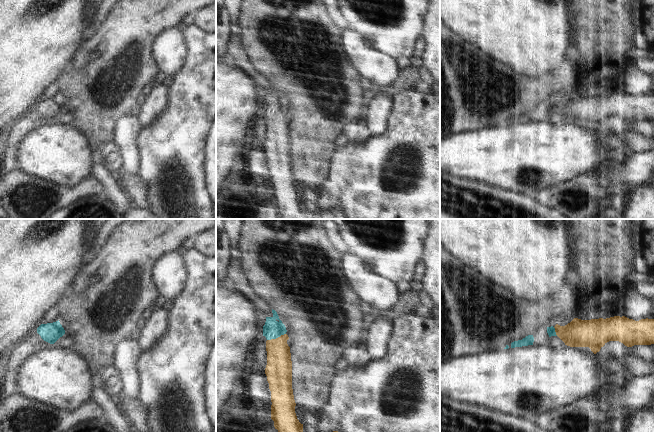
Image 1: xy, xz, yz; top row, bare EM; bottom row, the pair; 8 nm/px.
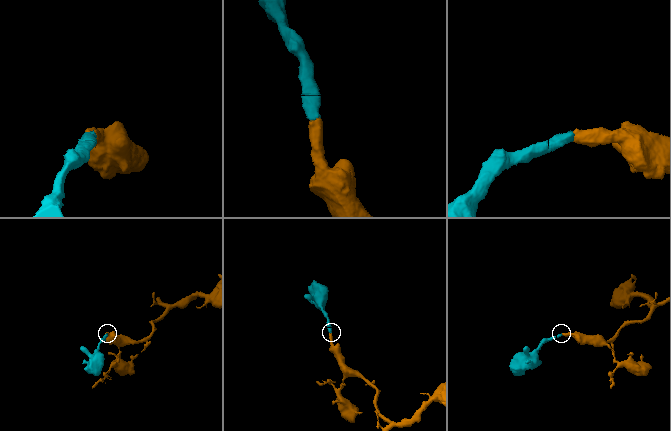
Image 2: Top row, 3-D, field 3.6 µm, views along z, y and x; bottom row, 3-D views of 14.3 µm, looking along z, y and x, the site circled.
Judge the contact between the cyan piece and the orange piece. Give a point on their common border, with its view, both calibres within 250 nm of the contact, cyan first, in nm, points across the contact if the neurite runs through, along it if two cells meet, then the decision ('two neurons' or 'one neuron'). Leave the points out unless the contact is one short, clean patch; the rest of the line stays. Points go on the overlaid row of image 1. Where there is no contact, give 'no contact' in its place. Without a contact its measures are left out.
meets cyan in xz at (276, 337); 150 nm thick on the cyan side, 200 nm on the other; runs through xz (272, 329), (276, 337), (279, 365); one neuron

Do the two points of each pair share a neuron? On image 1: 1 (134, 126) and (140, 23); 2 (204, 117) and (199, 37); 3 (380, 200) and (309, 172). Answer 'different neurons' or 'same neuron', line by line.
1: different neurons
2: same neuron
3: different neurons

